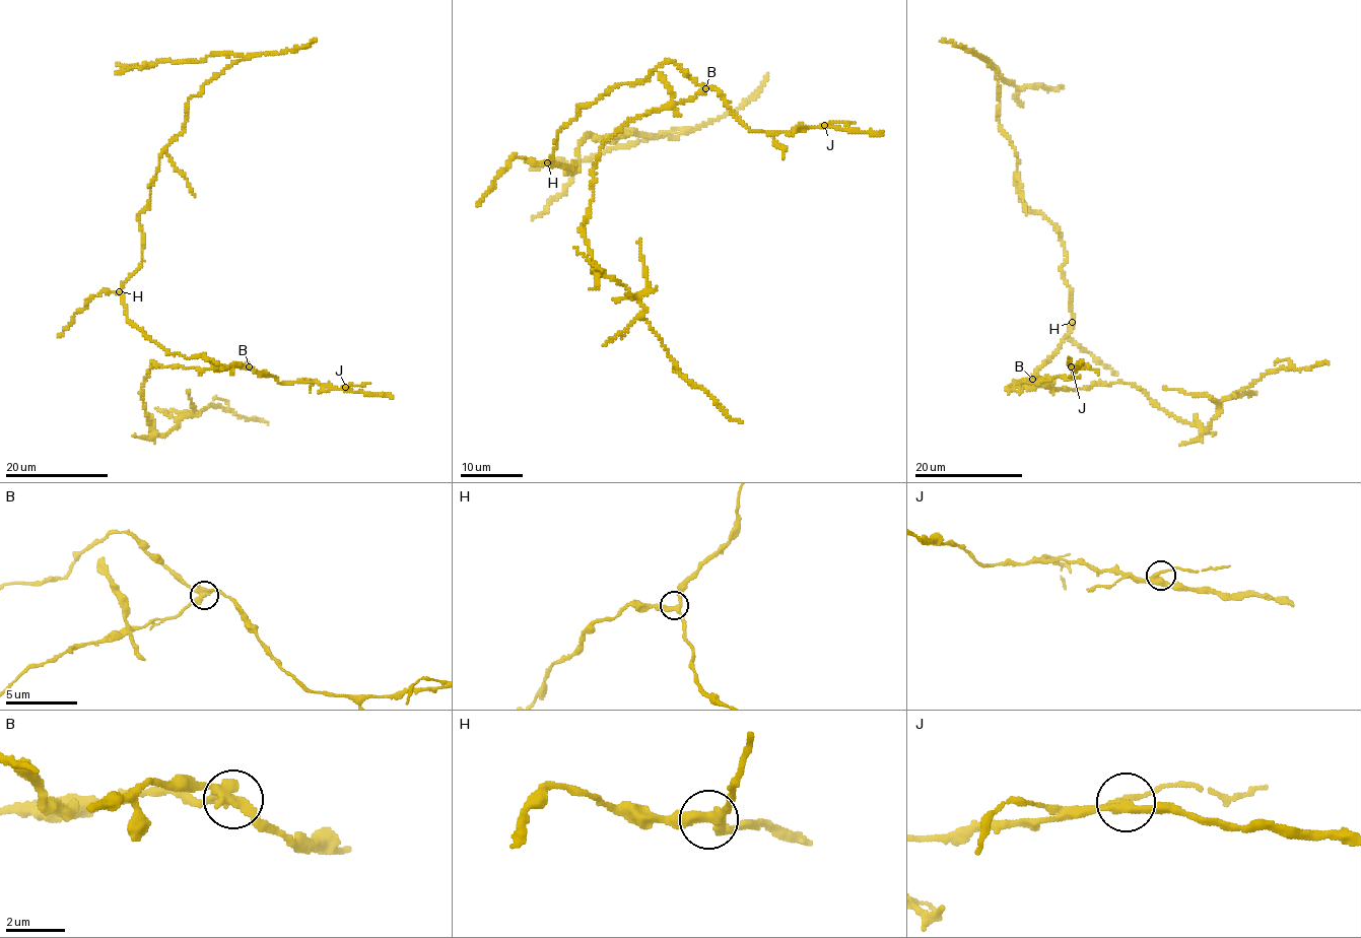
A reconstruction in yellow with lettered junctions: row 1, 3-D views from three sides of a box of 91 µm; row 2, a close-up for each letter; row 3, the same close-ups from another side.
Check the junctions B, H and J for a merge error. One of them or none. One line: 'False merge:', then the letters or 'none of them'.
False merge: B

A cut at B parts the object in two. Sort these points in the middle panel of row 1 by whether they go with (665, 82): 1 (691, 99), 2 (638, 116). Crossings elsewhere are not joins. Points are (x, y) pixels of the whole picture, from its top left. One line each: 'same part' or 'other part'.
1: same part
2: same part

